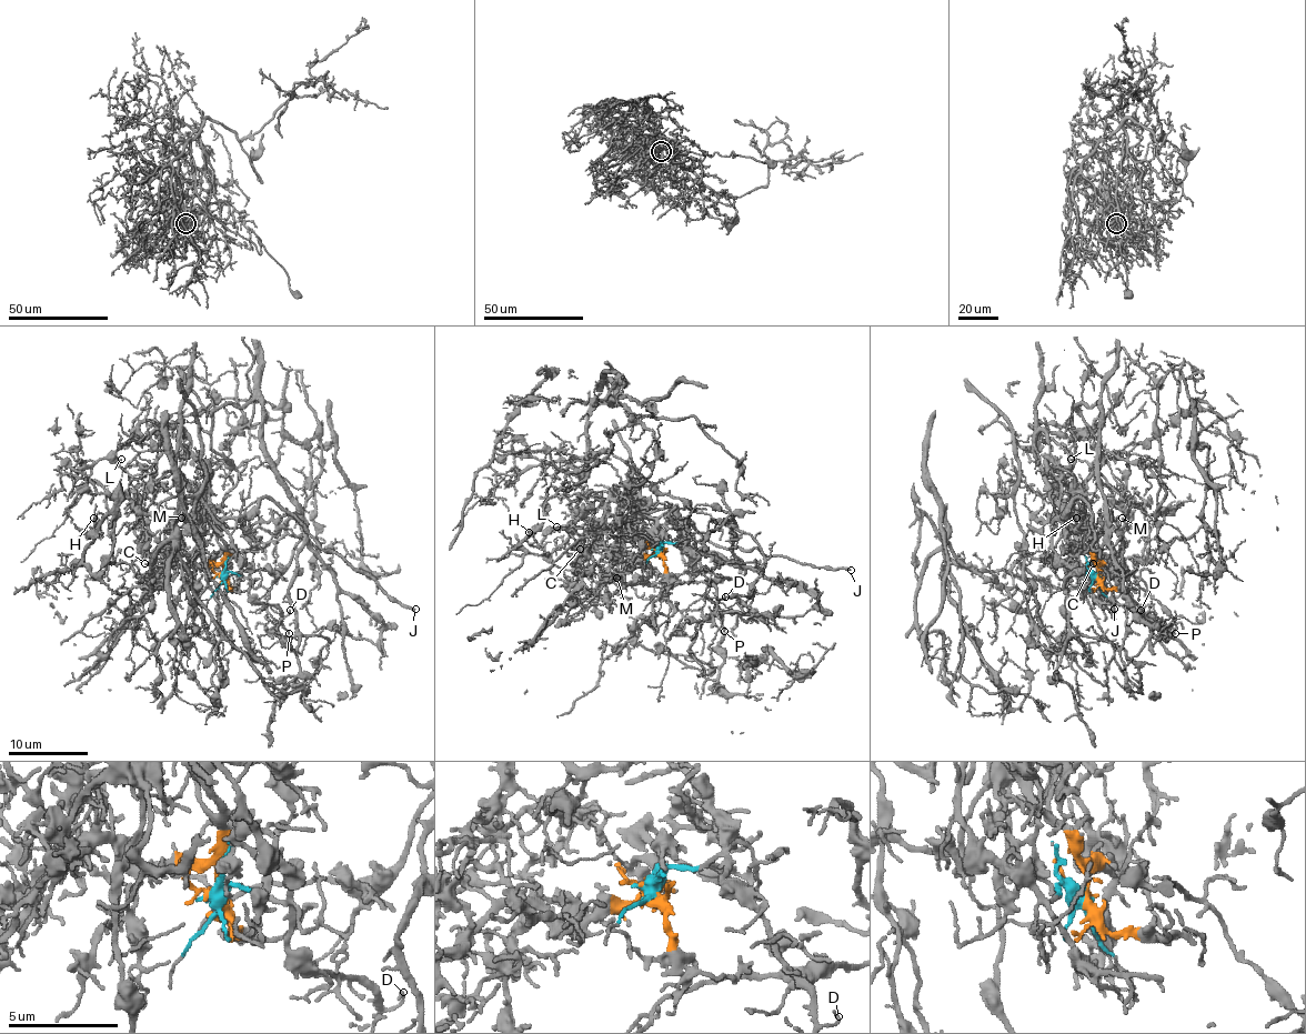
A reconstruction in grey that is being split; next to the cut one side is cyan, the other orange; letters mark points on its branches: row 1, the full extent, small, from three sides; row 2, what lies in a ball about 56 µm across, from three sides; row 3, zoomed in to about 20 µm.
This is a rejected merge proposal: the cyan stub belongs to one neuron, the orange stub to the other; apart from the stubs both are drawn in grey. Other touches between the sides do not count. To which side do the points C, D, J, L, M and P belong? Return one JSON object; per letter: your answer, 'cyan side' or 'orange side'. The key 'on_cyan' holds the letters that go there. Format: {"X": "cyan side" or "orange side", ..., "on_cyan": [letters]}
{"C": "orange side", "D": "cyan side", "J": "orange side", "L": "orange side", "M": "orange side", "P": "cyan side", "on_cyan": ["D", "P"]}

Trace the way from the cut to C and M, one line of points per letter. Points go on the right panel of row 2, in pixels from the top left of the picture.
C: (1098, 576), (1098, 564), (1106, 564), (1102, 556), (1108, 574), (1102, 574), (1092, 562)
M: (1098, 576), (1098, 564), (1106, 564), (1102, 556), (1116, 556), (1122, 546), (1122, 516)

